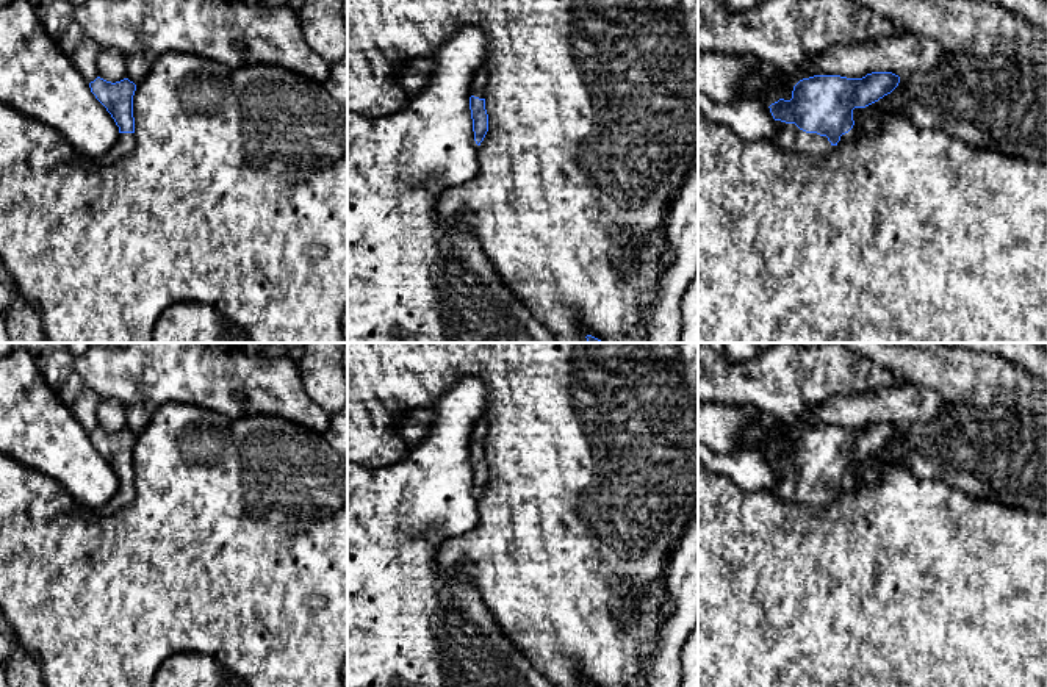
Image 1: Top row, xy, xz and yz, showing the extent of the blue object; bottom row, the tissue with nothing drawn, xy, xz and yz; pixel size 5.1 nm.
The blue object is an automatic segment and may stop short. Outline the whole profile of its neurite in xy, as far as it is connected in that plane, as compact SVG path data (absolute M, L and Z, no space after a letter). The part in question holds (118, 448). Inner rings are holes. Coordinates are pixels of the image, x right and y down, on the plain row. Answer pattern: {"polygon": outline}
{"polygon": "M97 427L89 433L89 438L119 477L116 495L105 505L97 509L99 513L108 516L119 512L136 498L133 468L133 446L136 435L128 429L111 433Z"}

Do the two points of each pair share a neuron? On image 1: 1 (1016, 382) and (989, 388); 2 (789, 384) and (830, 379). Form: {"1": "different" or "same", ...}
{"1": "same", "2": "same"}

